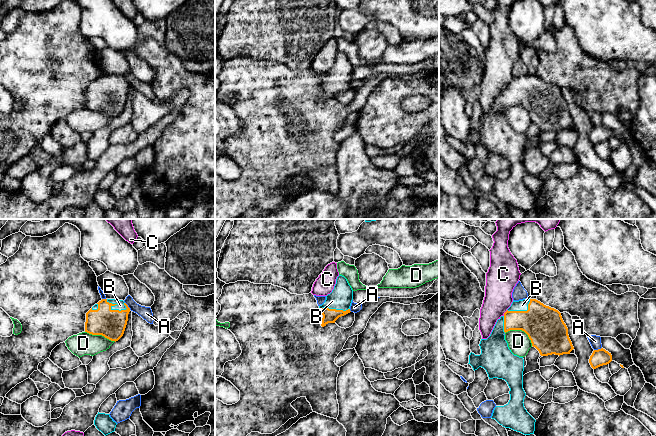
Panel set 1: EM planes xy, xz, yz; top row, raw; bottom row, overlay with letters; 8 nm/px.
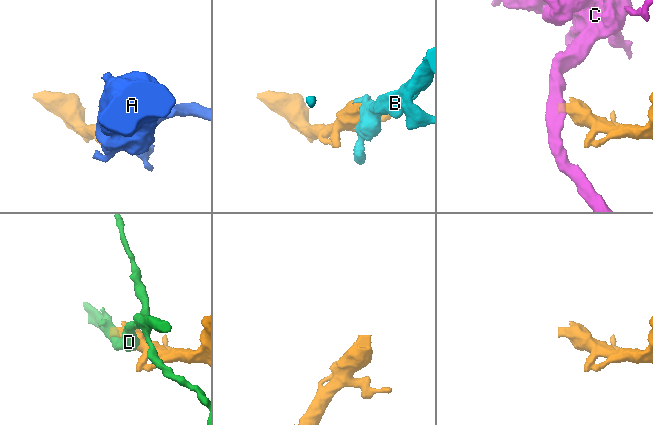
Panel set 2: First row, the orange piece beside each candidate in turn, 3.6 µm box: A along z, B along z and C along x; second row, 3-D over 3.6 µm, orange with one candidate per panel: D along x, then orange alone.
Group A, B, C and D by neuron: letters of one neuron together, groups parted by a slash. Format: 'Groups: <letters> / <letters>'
Groups: A / B / C / D

